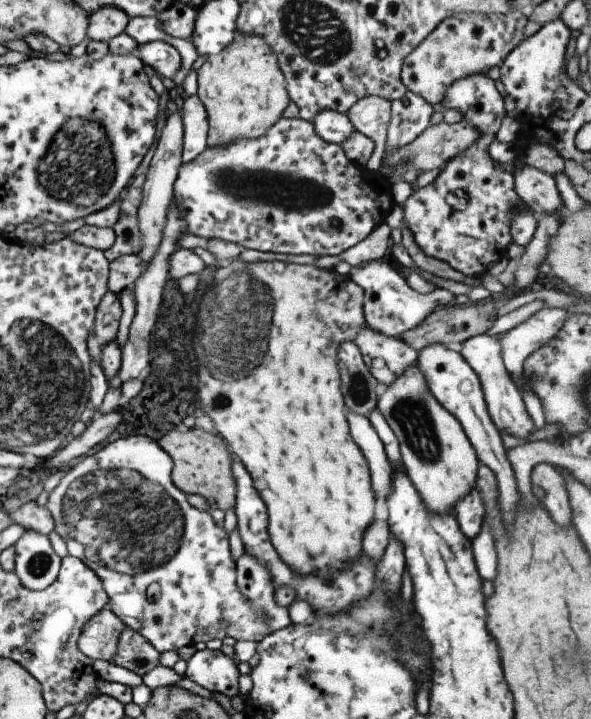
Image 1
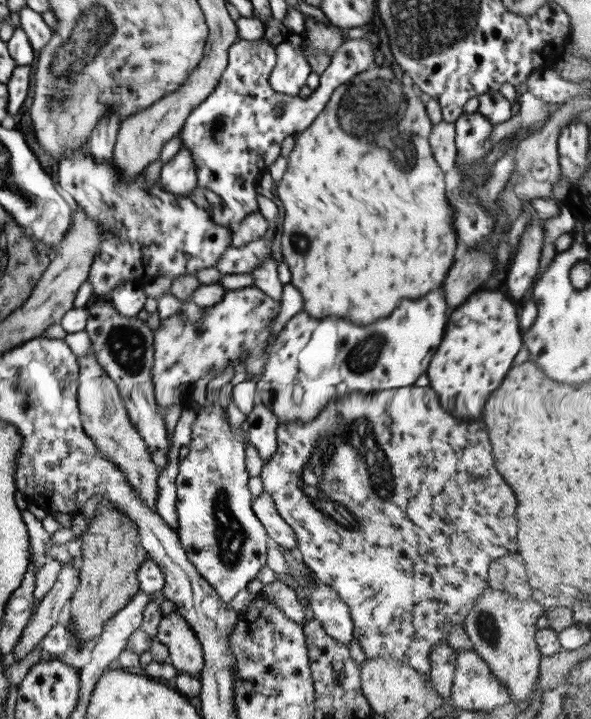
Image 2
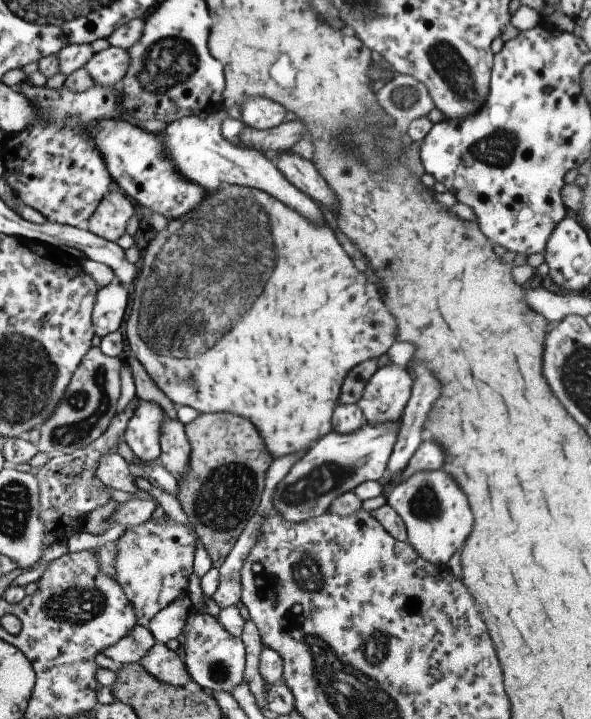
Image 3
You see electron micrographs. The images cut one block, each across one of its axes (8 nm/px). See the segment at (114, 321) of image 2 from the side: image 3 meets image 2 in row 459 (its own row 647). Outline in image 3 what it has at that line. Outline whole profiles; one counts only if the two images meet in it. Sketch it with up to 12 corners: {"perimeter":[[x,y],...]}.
{"perimeter":[[155,643],[138,662],[161,682],[190,682],[176,652]]}

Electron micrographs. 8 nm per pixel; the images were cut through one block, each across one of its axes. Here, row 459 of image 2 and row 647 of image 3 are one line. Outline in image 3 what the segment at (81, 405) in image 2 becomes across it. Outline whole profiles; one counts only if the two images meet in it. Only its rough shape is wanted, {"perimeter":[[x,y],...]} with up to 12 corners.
{"perimeter":[[135,625],[100,653],[120,666],[138,663],[155,643]]}

